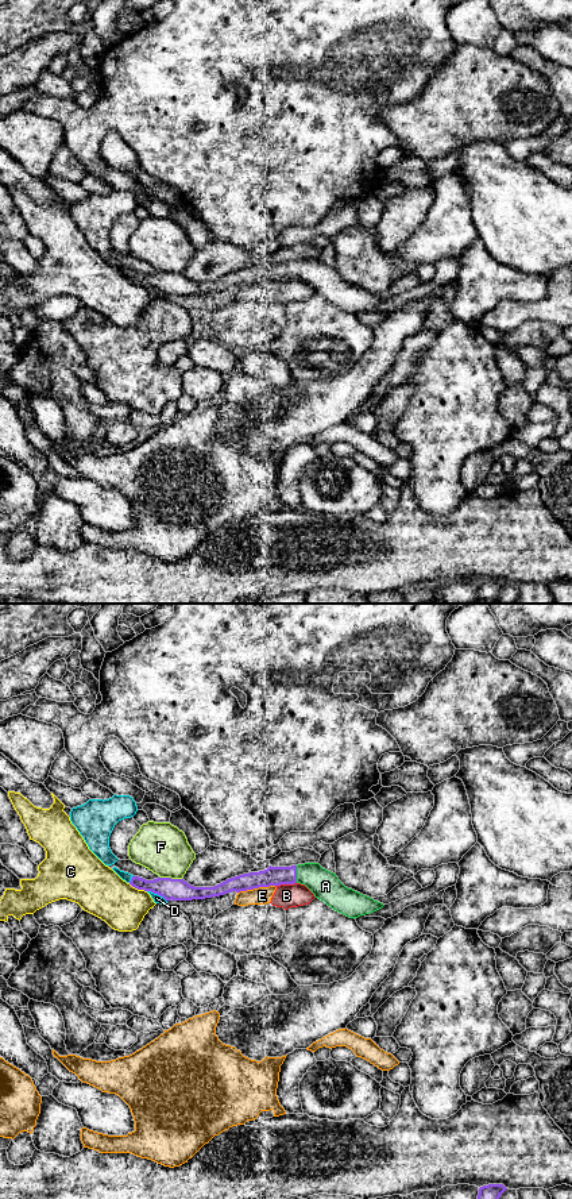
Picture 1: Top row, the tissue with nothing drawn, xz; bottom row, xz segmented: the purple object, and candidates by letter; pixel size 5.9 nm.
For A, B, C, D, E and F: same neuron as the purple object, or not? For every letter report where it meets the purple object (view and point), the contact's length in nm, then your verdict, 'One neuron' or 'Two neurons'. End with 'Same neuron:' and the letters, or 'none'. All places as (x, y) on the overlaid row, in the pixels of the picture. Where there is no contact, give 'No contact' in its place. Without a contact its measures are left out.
A: Touches purple at xz (296, 874). Shared border 100 nm. One neuron
B: Touches purple at xz (285, 883). Shared border 130 nm. Two neurons
C: Touches purple at xz (138, 889). Shared border 120 nm. Two neurons
D: Touches purple at xz (157, 893). Shared border 140 nm. Two neurons
E: Touches purple at xz (256, 887). Shared border 240 nm. Two neurons
F: Touches purple at xz (172, 879). Shared border 130 nm. Two neurons
Same neuron: A

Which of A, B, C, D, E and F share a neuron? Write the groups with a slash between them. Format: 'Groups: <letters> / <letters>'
Groups: A / B E / C / D / F

